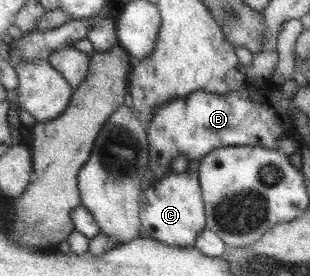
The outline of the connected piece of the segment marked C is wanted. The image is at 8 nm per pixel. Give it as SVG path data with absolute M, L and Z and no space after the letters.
M187 168L183 173L167 174L153 185L146 185L140 199L140 218L142 229L149 233L149 237L180 248L193 246L199 233L206 228L198 172Z

